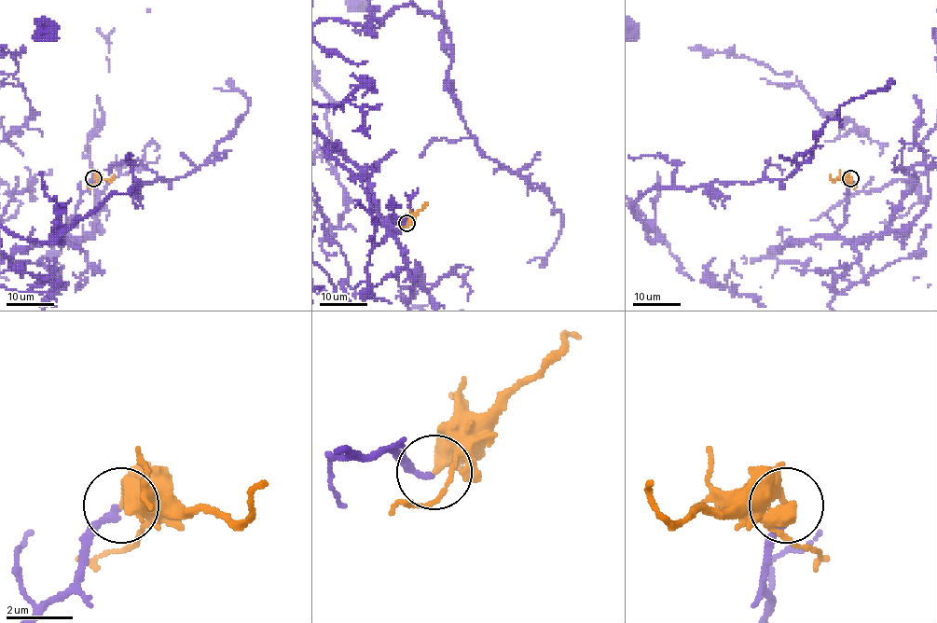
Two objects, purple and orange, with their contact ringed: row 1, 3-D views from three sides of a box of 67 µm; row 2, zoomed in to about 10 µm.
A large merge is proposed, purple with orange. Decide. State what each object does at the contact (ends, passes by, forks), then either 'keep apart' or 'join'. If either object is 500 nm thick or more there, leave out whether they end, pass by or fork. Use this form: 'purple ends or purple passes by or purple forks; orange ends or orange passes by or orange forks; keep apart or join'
purple ends; orange ends; join

